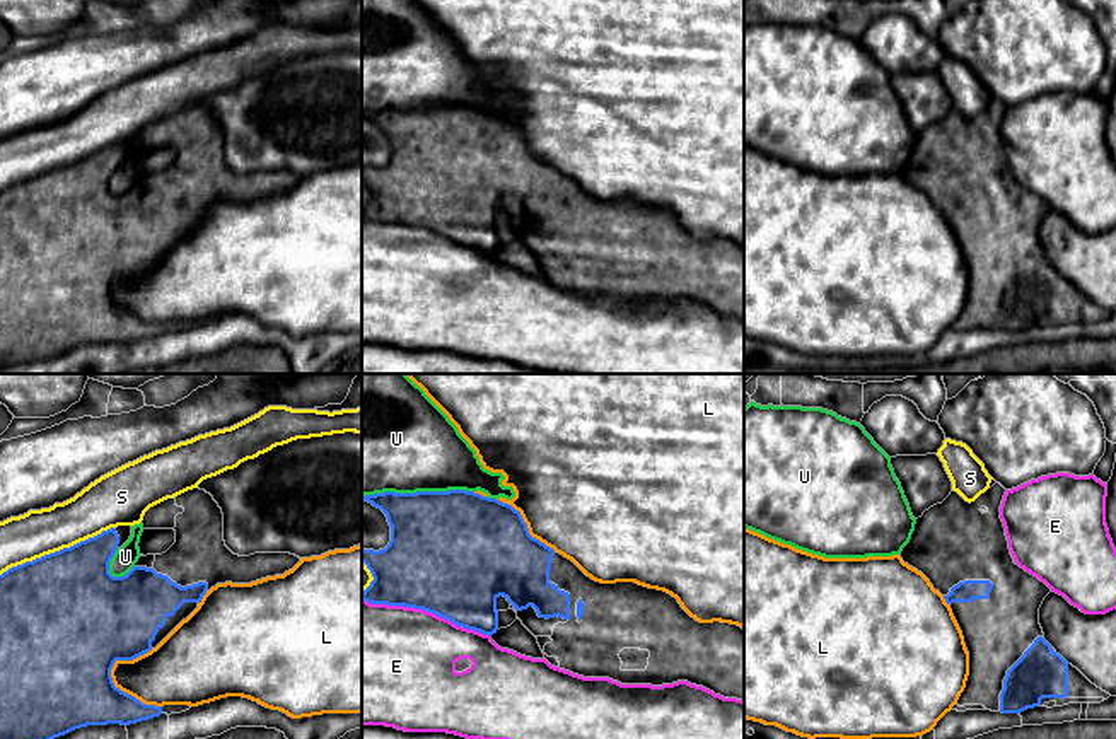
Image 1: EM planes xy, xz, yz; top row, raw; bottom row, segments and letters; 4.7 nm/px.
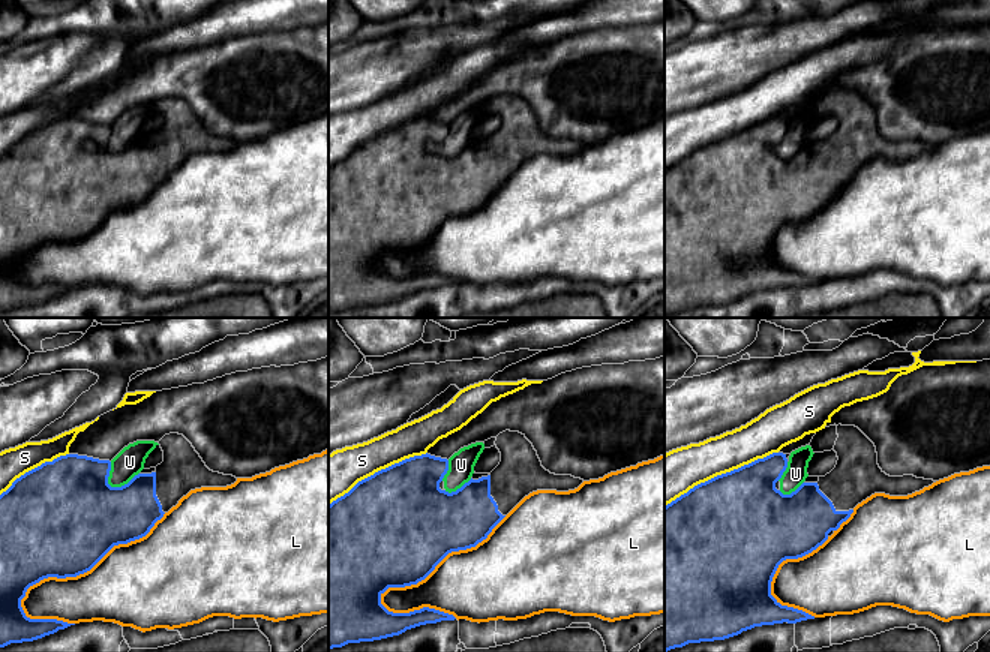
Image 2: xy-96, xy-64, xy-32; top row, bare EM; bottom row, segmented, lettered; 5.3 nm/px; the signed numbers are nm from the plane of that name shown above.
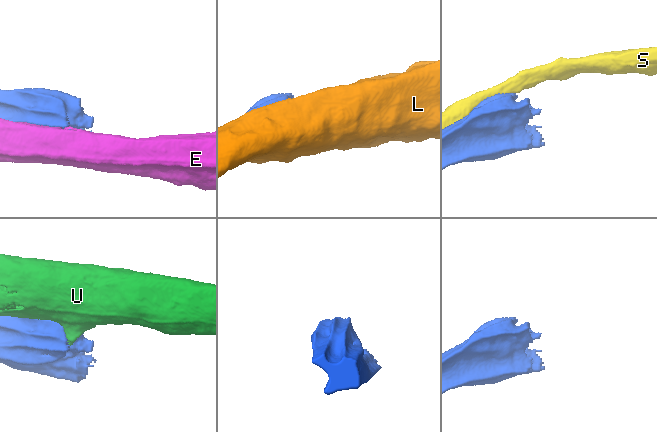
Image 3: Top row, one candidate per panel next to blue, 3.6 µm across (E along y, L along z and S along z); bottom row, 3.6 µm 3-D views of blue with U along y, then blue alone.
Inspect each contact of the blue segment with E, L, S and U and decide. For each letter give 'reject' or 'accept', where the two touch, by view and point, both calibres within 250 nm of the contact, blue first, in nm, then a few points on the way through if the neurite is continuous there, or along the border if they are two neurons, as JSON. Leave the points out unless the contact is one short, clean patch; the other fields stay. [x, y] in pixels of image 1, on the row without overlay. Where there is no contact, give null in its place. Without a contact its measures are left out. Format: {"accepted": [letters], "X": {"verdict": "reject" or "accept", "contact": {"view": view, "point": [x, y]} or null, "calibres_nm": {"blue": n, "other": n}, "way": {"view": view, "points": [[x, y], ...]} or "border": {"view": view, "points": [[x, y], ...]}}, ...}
{"accepted": [], "E": {"verdict": "reject", "contact": {"view": "xz", "point": [427, 227]}, "calibres_nm": {"blue": 500, "other": 480}}, "L": {"verdict": "reject", "contact": {"view": "xy", "point": [123, 309]}, "calibres_nm": {"blue": 400, "other": 300}}, "S": {"verdict": "reject", "contact": {"view": "xy", "point": [57, 169]}, "calibres_nm": {"blue": 500, "other": 220}}, "U": {"verdict": "reject", "contact": {"view": "xz", "point": [417, 110]}, "calibres_nm": {"blue": 460, "other": 480}}}

